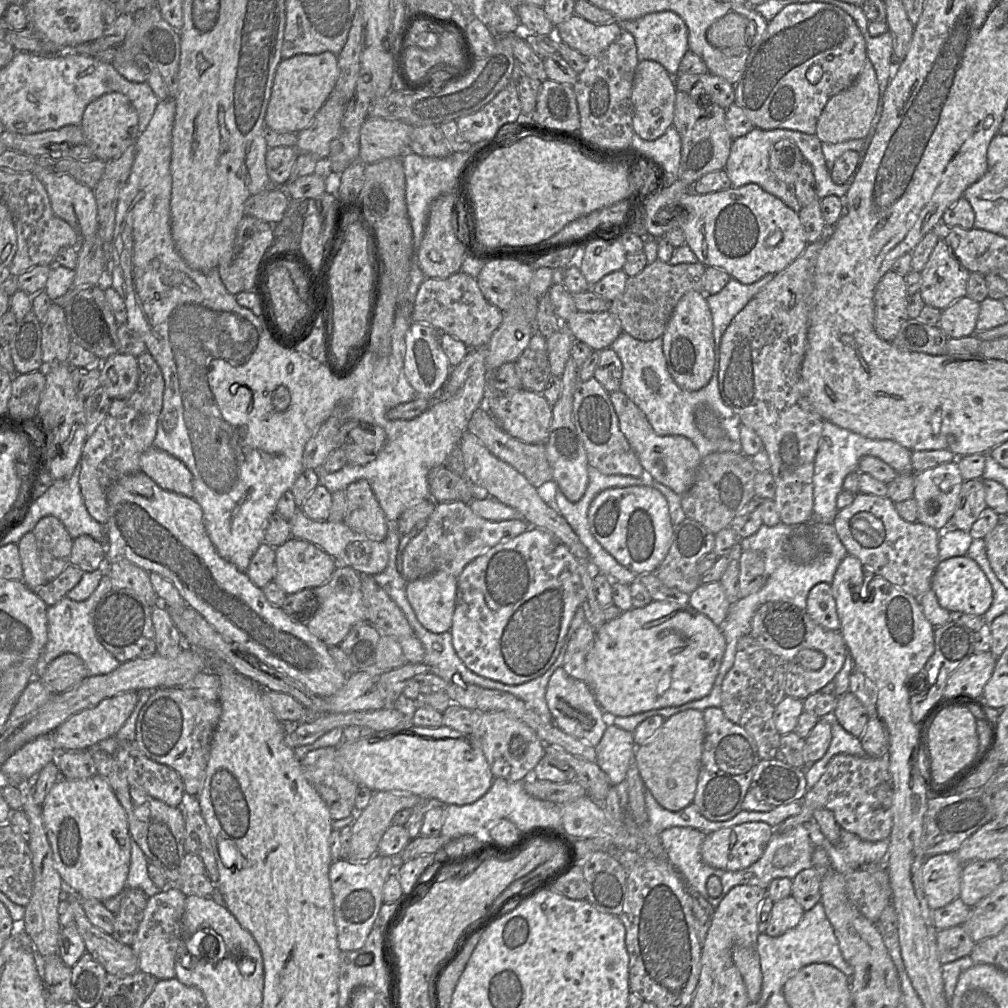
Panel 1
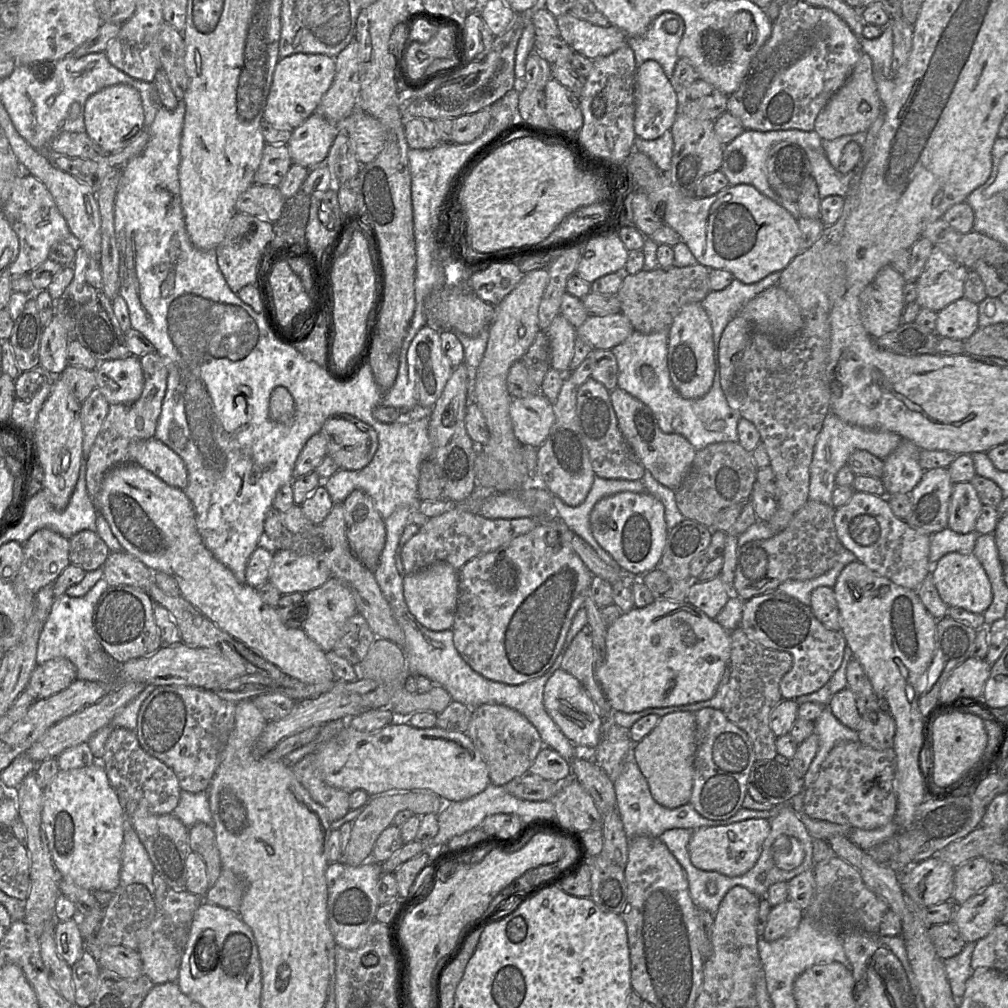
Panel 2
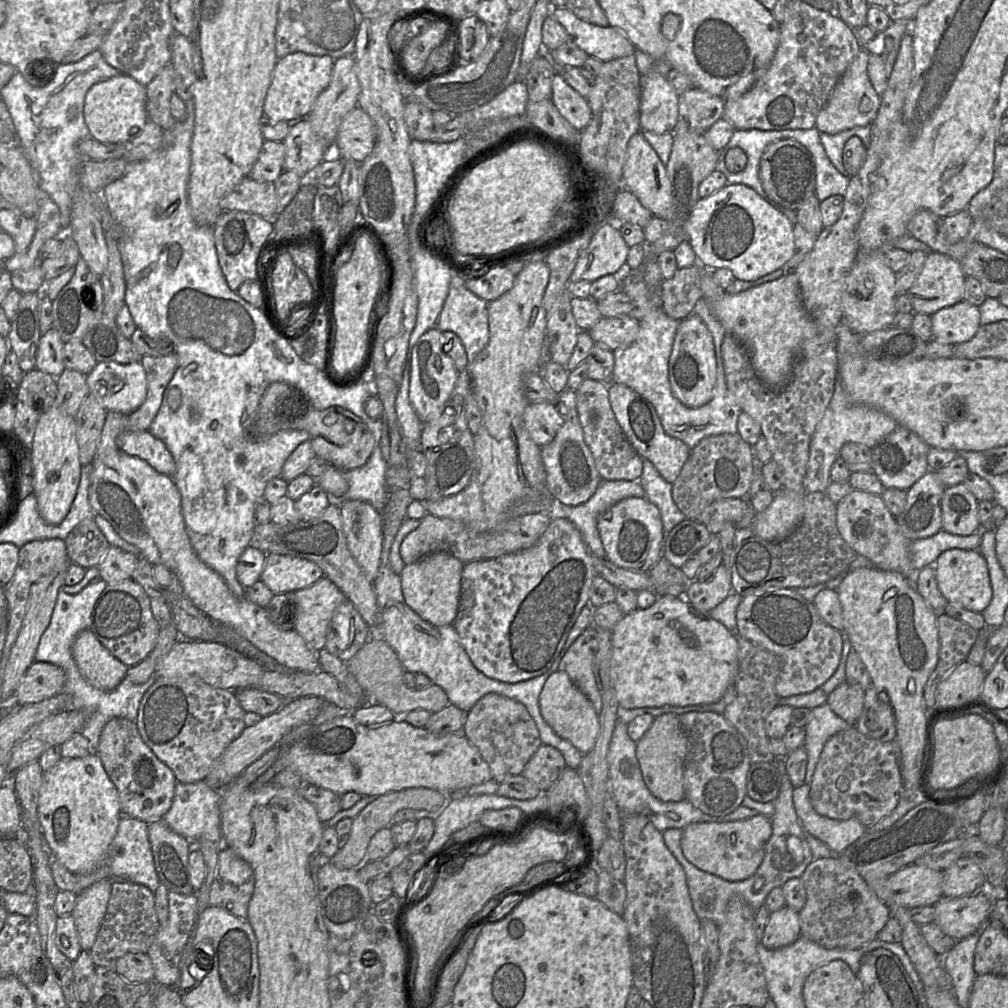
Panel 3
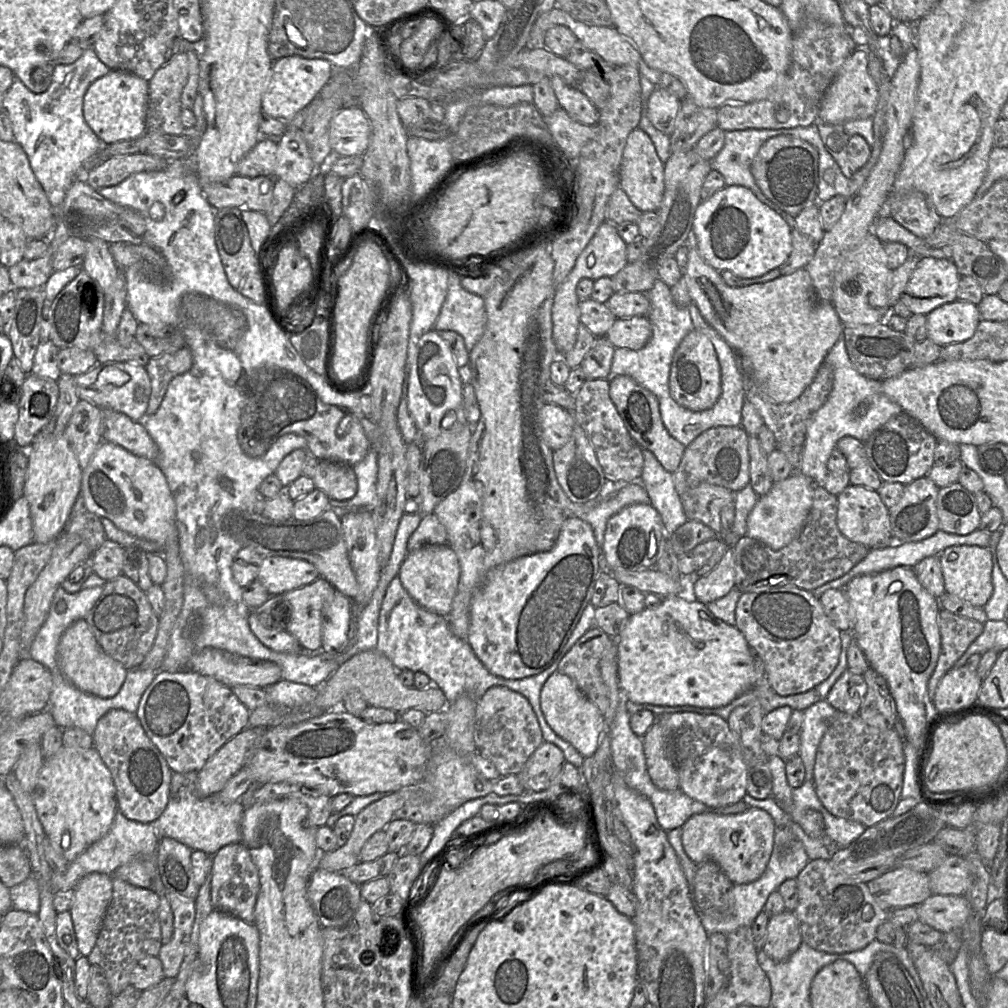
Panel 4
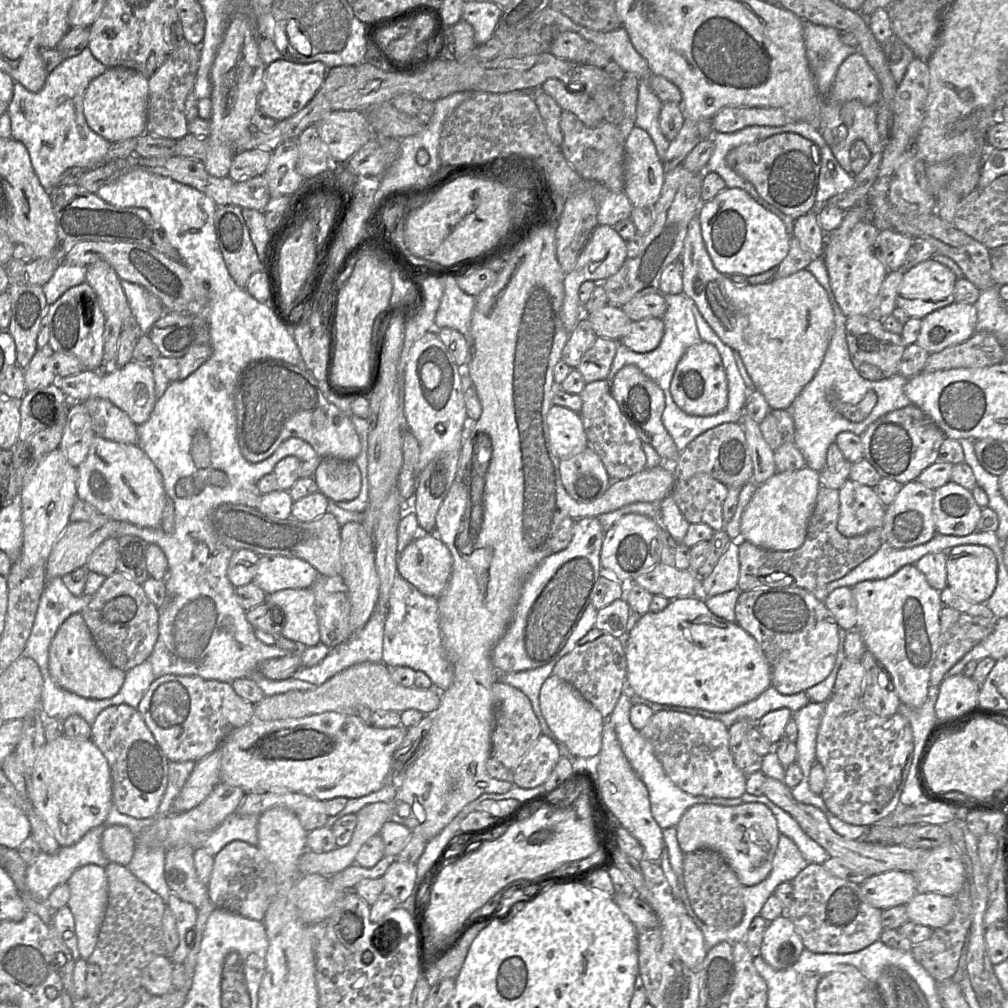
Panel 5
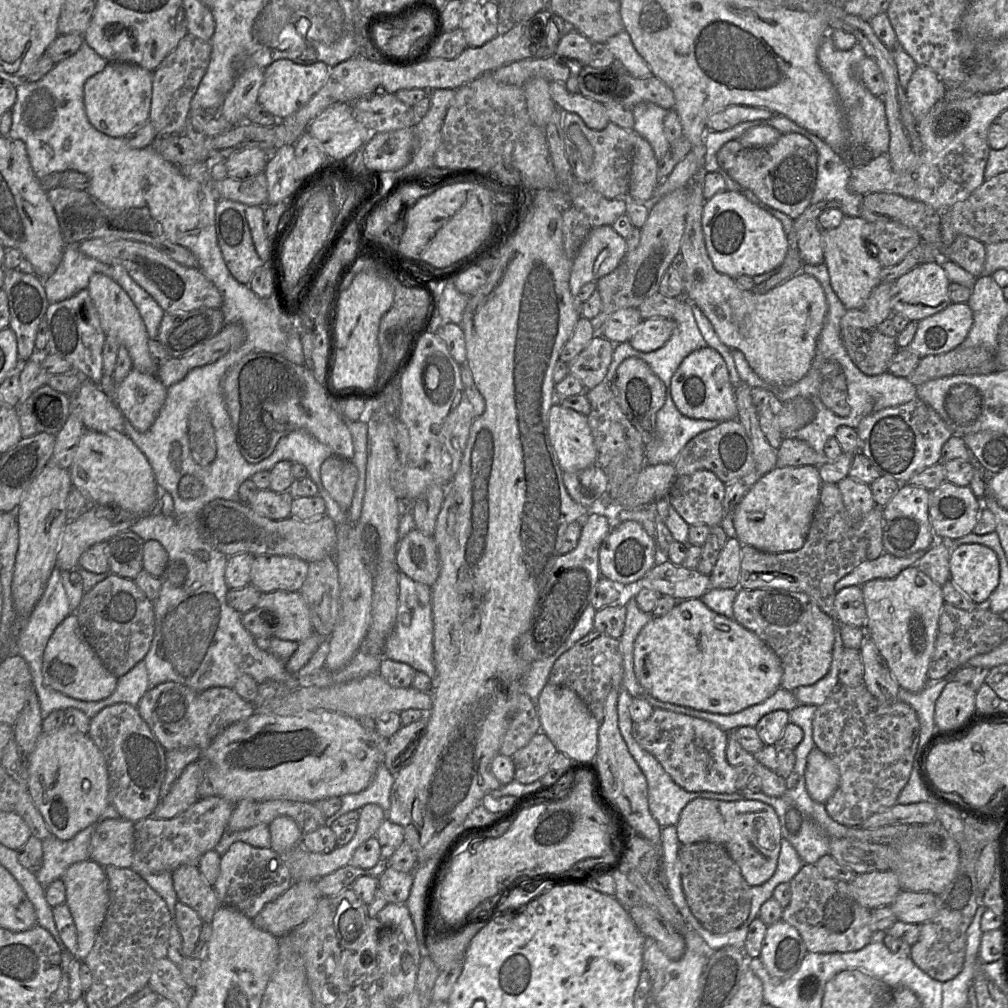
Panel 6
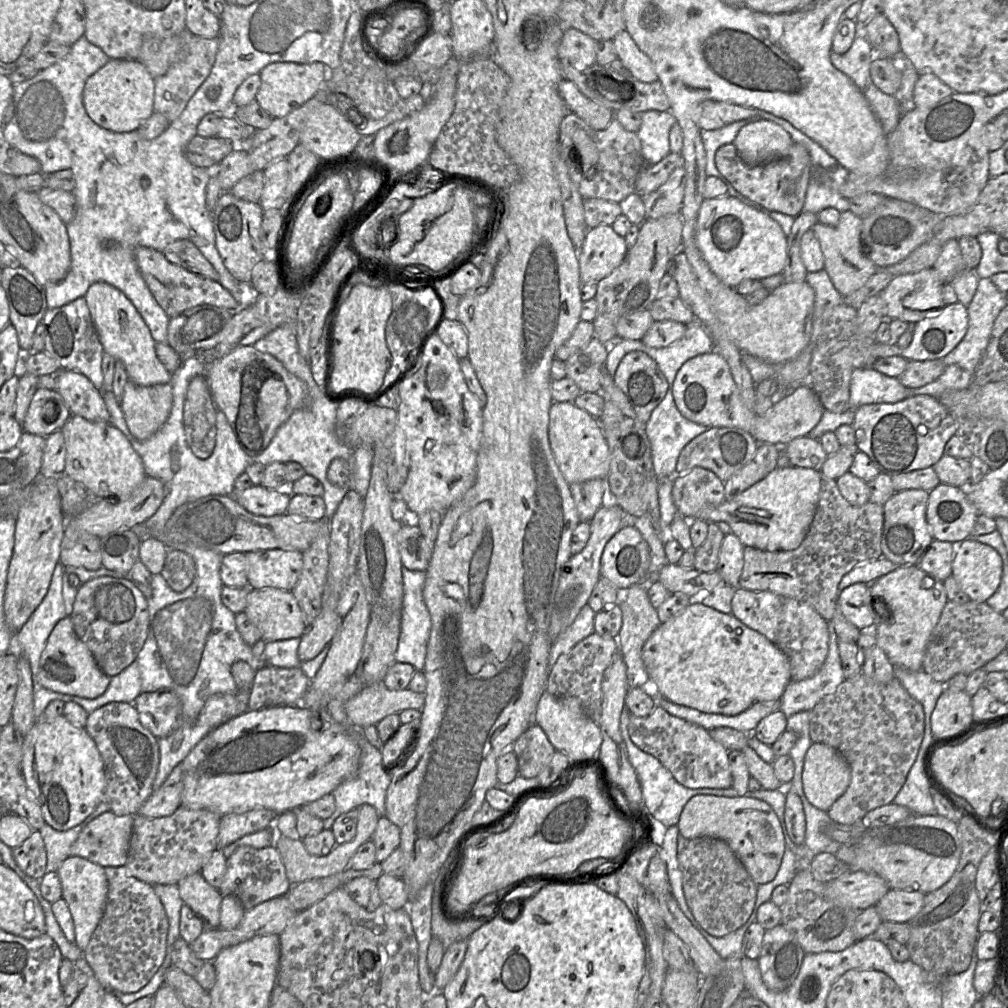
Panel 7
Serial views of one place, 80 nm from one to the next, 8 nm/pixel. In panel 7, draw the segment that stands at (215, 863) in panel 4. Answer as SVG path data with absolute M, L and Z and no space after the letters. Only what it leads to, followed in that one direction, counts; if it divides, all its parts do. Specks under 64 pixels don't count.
M274 845L262 849L240 846L227 858L226 872L218 890L223 897L236 896L244 909L249 910L275 897L285 895L292 886L280 853Z

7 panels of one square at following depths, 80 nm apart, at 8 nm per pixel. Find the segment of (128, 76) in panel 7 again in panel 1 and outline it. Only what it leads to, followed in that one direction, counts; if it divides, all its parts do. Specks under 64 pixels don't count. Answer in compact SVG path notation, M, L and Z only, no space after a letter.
M110 92L88 104L80 123L81 129L93 151L94 159L109 162L121 156L139 136L138 114L130 100L122 93Z

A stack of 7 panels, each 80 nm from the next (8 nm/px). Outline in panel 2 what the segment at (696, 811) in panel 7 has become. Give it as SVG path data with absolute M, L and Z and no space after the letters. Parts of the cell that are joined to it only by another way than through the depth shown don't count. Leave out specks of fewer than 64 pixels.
M753 818L724 826L694 830L688 845L692 864L701 870L715 871L729 877L741 876L758 861L771 831L770 819Z

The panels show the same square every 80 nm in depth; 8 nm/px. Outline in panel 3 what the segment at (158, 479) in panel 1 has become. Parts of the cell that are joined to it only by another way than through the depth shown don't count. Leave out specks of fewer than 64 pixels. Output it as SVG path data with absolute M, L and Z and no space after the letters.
M149 431L124 432L117 439L119 450L146 461L157 472L172 477L176 464L165 444Z

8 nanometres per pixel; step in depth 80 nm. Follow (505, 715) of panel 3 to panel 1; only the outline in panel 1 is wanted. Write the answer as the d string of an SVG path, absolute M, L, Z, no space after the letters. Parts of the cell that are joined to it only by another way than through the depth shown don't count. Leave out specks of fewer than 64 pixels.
M485 712L473 734L480 744L494 778L523 781L545 755L545 744L525 723L503 712Z

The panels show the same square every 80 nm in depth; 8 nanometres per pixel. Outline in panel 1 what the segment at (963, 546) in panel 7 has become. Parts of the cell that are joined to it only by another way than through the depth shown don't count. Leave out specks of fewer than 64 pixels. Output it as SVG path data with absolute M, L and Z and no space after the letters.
M967 555L940 561L933 573L931 589L941 607L949 612L959 611L982 617L993 601L992 586L979 565Z

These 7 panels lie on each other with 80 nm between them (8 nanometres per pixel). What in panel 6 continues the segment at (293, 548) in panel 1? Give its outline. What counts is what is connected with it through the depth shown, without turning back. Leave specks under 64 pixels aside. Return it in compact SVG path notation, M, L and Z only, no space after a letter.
M255 556L250 584L261 593L299 592L306 579L308 566L306 561L291 556Z

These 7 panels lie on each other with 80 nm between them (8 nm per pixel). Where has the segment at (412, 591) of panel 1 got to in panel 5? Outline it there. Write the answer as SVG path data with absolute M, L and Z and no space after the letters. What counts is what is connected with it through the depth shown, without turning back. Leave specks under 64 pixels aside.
M435 533L419 535L403 550L398 574L420 593L438 598L446 589L453 566L452 555Z

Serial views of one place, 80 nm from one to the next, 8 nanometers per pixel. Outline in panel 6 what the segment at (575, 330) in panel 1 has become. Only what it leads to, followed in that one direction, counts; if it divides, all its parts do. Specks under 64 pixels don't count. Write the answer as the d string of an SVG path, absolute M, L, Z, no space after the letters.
M646 319L642 321L628 342L635 350L643 353L653 352L669 341L675 329L676 323L673 319Z

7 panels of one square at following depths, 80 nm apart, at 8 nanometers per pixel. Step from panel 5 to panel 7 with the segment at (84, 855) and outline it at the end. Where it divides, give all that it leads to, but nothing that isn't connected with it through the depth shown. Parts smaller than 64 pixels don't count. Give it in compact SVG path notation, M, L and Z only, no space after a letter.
M103 799L96 809L81 824L67 830L58 831L48 824L44 824L39 830L46 848L47 872L57 872L60 865L70 856L70 848L78 838L81 831L106 808L106 800Z

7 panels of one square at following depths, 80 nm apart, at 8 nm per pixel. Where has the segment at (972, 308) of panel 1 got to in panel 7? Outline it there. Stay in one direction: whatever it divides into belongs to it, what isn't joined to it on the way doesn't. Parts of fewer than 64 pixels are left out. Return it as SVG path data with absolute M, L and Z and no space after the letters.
M956 302L945 305L936 315L920 320L911 325L913 338L906 348L899 348L895 342L875 342L871 346L871 354L875 359L894 355L903 356L908 361L925 361L942 359L949 354L964 338L968 329L968 310L963 304Z

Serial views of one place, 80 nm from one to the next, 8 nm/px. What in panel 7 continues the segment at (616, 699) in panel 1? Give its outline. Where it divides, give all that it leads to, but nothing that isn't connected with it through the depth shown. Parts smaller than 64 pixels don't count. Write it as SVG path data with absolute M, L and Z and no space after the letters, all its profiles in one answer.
M699 599L692 601L679 614L659 625L659 627L651 634L643 646L642 660L649 675L651 686L659 696L675 704L687 706L704 713L735 716L744 712L756 703L780 701L785 688L791 682L789 660L776 645L774 645L764 635L747 627L733 614L725 614L711 607L705 606L702 602L699 601Z

